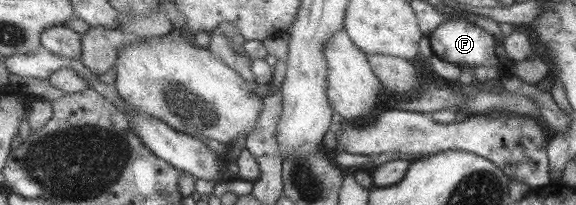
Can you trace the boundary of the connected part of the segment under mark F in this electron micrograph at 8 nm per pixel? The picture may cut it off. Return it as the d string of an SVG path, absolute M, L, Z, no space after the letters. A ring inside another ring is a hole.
M443 21L434 31L428 33L426 37L428 42L430 42L430 48L432 48L433 55L436 56L440 60L444 60L448 63L462 66L480 66L480 67L496 67L502 77L499 79L503 79L503 77L512 77L509 75L508 70L512 68L513 61L508 60L506 57L506 53L504 53L504 49L501 45L501 41L492 37L492 35L488 35L484 29L480 29L476 24L466 23L466 21Z

